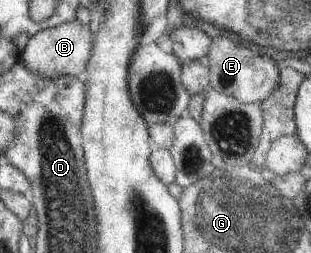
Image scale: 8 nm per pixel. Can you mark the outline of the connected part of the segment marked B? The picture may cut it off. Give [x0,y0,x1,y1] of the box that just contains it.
[20,20,92,77]

